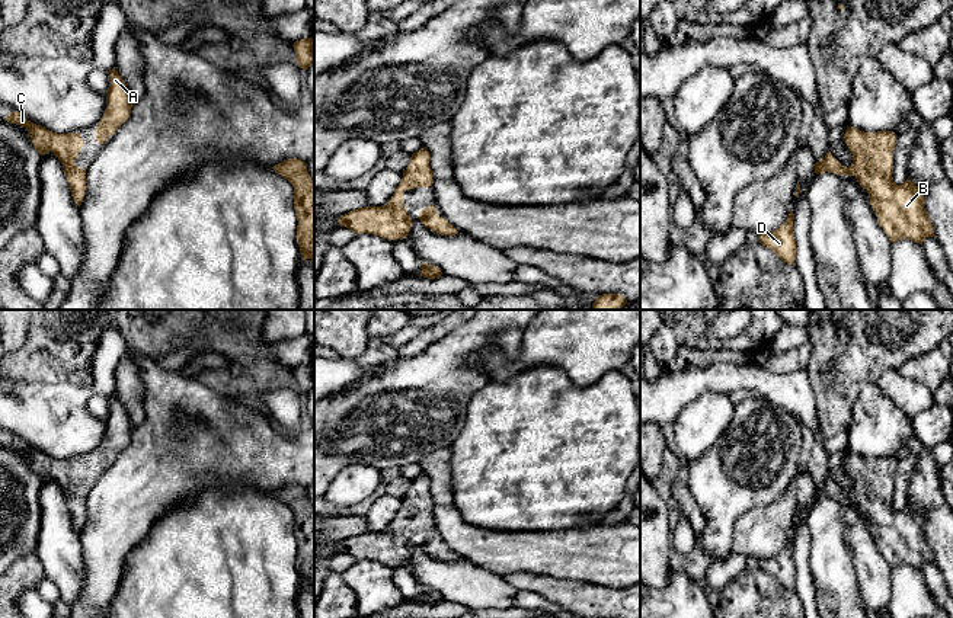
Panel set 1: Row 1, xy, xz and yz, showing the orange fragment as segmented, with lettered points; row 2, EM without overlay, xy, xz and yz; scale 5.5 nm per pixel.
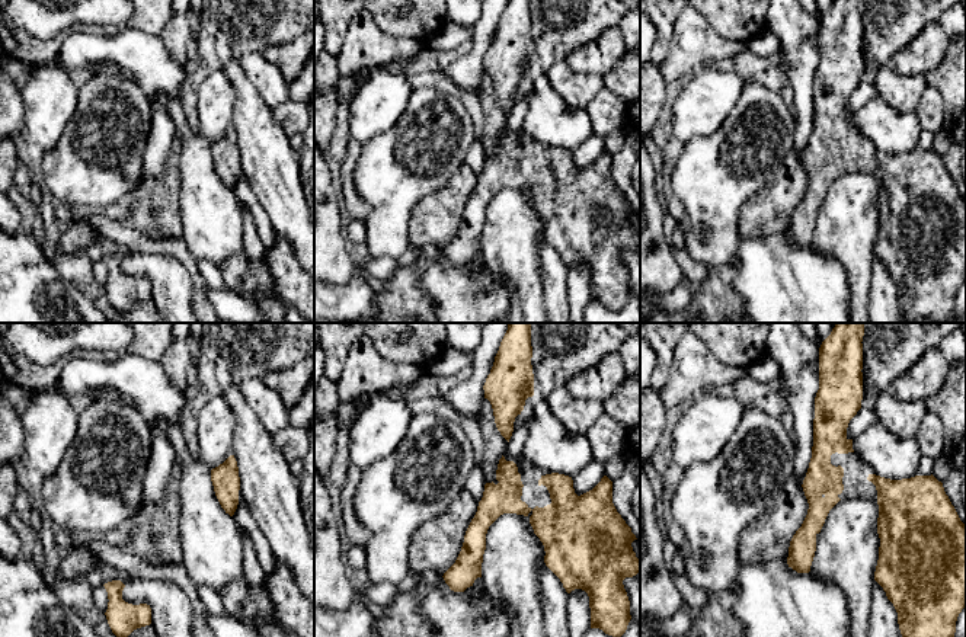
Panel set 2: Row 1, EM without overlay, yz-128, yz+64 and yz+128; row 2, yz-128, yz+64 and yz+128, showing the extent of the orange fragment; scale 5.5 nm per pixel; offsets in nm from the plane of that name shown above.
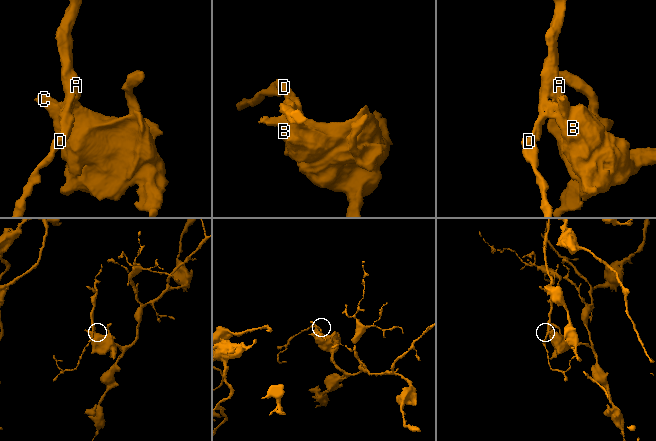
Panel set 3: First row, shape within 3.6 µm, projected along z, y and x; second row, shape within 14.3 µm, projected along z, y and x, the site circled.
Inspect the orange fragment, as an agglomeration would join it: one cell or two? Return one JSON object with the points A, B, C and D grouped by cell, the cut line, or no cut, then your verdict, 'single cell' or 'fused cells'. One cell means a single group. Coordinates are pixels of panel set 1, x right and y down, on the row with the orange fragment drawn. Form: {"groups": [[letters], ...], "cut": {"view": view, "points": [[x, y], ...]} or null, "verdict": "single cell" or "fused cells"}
{"groups": [["A", "B", "C", "D"]], "cut": null, "verdict": "single cell"}

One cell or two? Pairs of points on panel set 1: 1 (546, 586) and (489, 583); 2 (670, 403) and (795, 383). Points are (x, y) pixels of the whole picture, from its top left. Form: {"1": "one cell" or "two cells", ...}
{"1": "two cells", "2": "one cell"}

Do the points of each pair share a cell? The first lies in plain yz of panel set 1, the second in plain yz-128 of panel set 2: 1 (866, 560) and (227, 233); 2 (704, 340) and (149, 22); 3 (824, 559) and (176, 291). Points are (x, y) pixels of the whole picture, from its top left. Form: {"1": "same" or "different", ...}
{"1": "same", "2": "same", "3": "same"}

